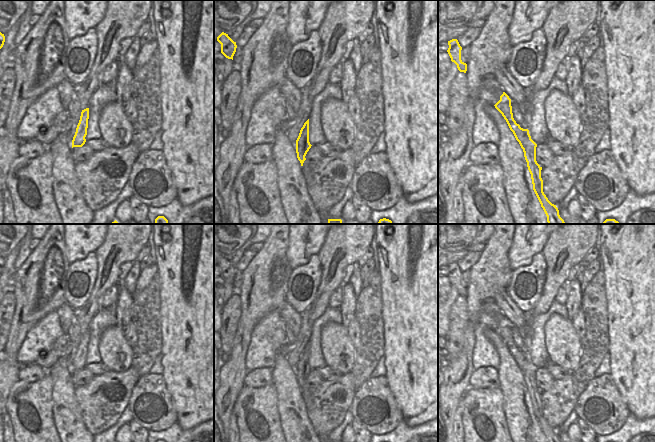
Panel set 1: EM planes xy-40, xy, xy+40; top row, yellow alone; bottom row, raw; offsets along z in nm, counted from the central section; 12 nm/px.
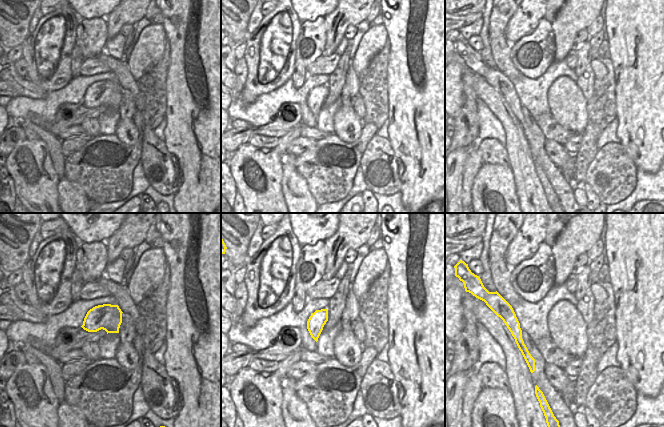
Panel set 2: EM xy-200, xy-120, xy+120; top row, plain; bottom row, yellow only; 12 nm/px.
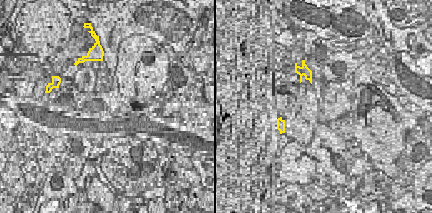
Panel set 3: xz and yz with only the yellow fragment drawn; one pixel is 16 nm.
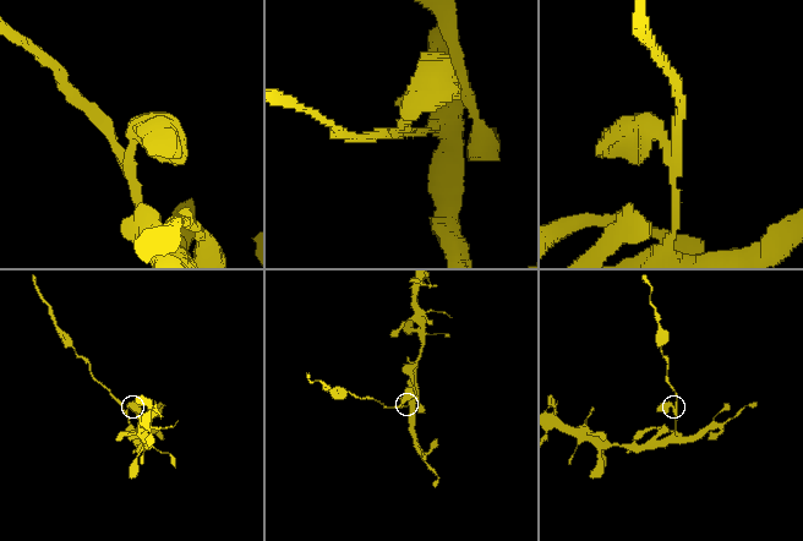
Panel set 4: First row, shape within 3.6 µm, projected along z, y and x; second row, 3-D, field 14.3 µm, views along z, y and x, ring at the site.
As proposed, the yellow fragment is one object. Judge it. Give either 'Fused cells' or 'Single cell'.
Fused cells.

